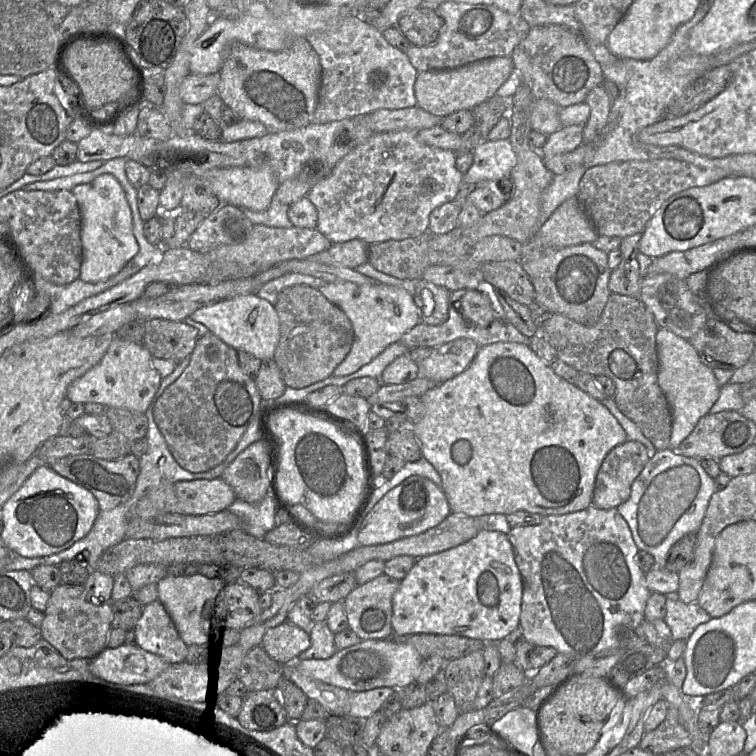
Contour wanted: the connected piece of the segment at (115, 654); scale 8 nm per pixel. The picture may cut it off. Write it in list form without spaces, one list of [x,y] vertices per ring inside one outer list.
[[[135,643],[105,648],[90,659],[89,670],[97,677],[118,684],[148,683],[169,665],[159,655]]]

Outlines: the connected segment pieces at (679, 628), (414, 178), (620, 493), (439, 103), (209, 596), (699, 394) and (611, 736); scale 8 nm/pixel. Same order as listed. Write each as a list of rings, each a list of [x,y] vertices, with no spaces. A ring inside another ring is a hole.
[[[666,598],[664,621],[669,626],[672,638],[687,640],[693,631],[712,617],[697,602],[684,603],[681,600]]]
[[[412,130],[377,132],[344,156],[328,177],[310,187],[306,196],[317,209],[316,229],[332,244],[359,239],[371,245],[415,238],[429,231],[431,212],[455,200],[462,181],[455,152],[424,144]]]
[[[635,440],[615,446],[604,458],[596,476],[592,505],[600,509],[616,508],[627,501],[633,481],[651,453]]]
[[[492,57],[455,69],[419,72],[414,84],[417,105],[440,117],[463,109],[472,110],[476,105],[496,95],[513,71],[514,65],[510,57]]]
[[[198,573],[190,576],[165,576],[157,582],[158,601],[171,617],[180,638],[187,645],[206,641],[219,625],[216,621],[216,602],[218,597],[231,585],[219,579],[210,579]]]
[[[659,328],[656,334],[659,360],[658,383],[664,392],[672,412],[672,431],[669,449],[676,449],[693,431],[699,419],[710,413],[719,398],[720,386],[713,369],[700,359],[691,342],[666,328]]]
[[[571,674],[571,679],[556,696],[542,709],[540,724],[543,742],[557,748],[560,753],[586,754],[596,744],[610,743],[610,750],[621,742],[631,719],[631,699],[625,703],[607,685],[605,678],[598,675]]]

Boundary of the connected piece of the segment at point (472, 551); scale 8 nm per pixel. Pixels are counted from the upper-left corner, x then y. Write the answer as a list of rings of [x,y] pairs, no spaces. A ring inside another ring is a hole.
[[[492,517],[494,525],[471,540],[449,550],[416,559],[392,598],[393,636],[410,634],[459,635],[497,643],[519,626],[522,579],[507,538],[504,517]]]

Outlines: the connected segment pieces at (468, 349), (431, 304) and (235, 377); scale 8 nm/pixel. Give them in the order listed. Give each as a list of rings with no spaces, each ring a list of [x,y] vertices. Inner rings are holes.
[[[459,338],[431,348],[429,355],[419,365],[418,377],[441,384],[462,373],[475,358],[480,346],[471,339]]]
[[[423,278],[416,281],[414,302],[420,321],[428,325],[440,325],[448,319],[450,291]]]
[[[209,332],[200,336],[195,348],[190,355],[190,362],[179,378],[169,385],[162,395],[155,401],[153,398],[153,417],[154,421],[163,435],[167,446],[176,462],[185,470],[192,473],[206,472],[221,464],[229,453],[236,447],[237,443],[247,430],[249,424],[258,417],[262,405],[262,398],[257,390],[255,382],[240,367],[238,363],[237,351],[228,346],[221,339]]]

